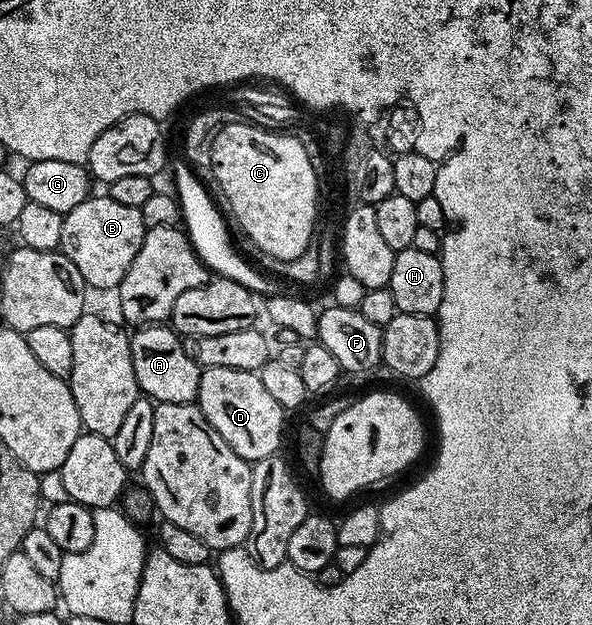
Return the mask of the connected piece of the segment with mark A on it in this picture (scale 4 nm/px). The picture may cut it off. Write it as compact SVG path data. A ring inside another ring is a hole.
M142 325L135 331L130 335L130 352L139 392L155 403L195 402L203 368L186 352L183 336L170 325Z

